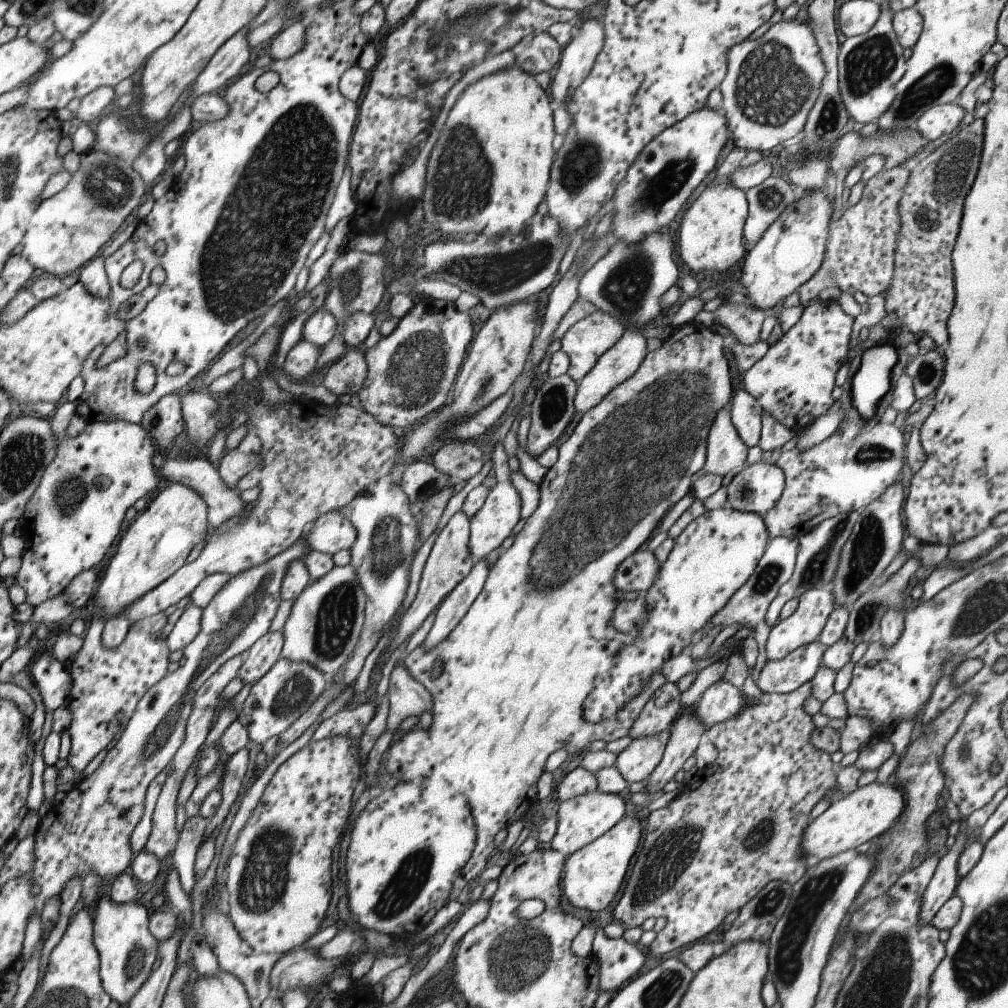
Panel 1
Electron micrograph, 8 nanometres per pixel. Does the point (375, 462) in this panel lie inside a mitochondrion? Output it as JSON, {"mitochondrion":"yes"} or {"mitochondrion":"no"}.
{"mitochondrion":"no"}

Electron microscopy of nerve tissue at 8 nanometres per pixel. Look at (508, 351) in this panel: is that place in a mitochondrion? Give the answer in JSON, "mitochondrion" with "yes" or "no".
{"mitochondrion":"no"}

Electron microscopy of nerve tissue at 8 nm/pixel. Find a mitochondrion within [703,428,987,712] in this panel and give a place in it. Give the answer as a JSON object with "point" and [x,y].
{"point":[869,543]}

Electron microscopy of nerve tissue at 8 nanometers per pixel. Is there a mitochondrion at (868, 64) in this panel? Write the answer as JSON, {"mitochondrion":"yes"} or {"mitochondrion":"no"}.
{"mitochondrion":"yes"}

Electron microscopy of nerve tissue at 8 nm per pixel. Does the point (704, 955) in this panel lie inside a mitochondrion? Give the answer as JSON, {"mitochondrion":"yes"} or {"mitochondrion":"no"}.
{"mitochondrion":"no"}

